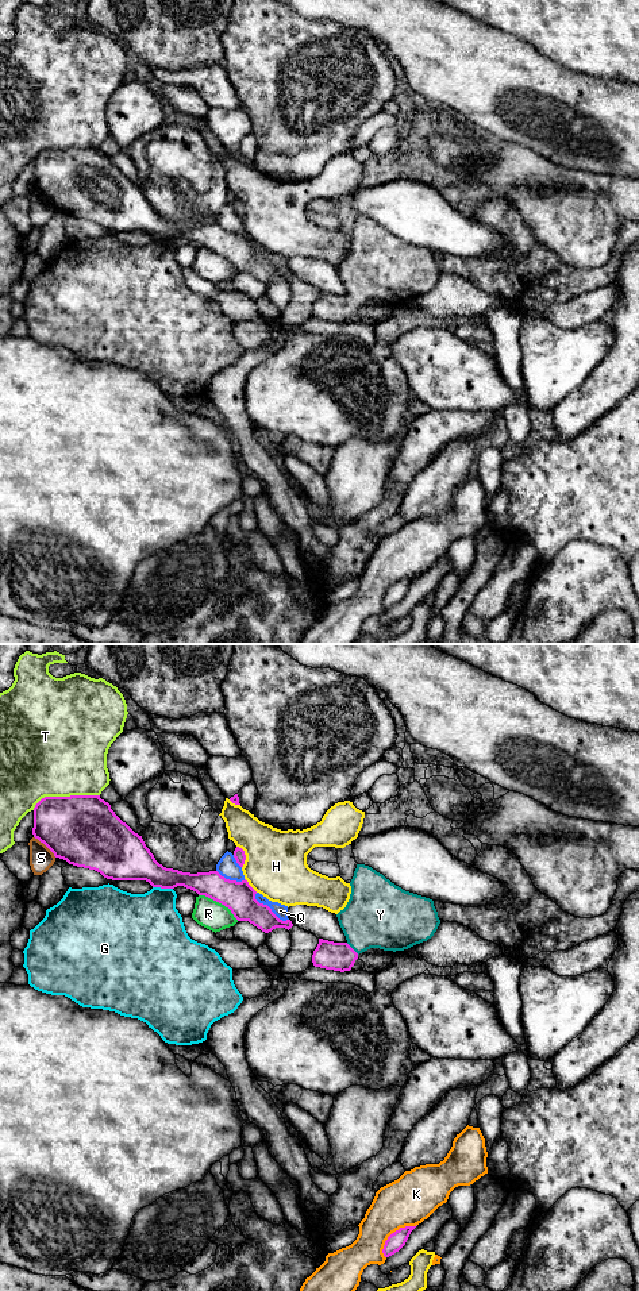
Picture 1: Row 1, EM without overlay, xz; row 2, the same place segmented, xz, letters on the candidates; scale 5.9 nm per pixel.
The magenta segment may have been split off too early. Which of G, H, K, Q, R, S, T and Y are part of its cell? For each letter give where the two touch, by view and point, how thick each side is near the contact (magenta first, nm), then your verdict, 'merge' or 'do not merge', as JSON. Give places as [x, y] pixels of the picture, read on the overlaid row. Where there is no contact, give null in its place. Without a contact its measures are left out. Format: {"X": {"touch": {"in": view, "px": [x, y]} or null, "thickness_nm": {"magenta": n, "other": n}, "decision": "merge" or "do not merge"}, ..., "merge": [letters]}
{"G": {"touch": {"in": "xz", "px": [162, 887]}, "thickness_nm": {"magenta": 240, "other": 400}, "decision": "do not merge"}, "H": {"touch": {"in": "xz", "px": [245, 856]}, "thickness_nm": {"magenta": 70, "other": 360}, "decision": "do not merge"}, "K": {"touch": {"in": "xz", "px": [395, 1232]}, "thickness_nm": {"magenta": 100, "other": 300}, "decision": "do not merge"}, "Q": {"touch": {"in": "xz", "px": [270, 909]}, "thickness_nm": {"magenta": 190, "other": 80}, "decision": "do not merge"}, "R": {"touch": {"in": "xz", "px": [219, 902]}, "thickness_nm": {"magenta": 190, "other": 170}, "decision": "do not merge"}, "S": {"touch": {"in": "xz", "px": [45, 844]}, "thickness_nm": {"magenta": 420, "other": 140}, "decision": "do not merge"}, "T": {"touch": {"in": "xz", "px": [65, 797]}, "thickness_nm": {"magenta": 420, "other": 500}, "decision": "do not merge"}, "Y": {"touch": {"in": "xz", "px": [351, 948]}, "thickness_nm": {"magenta": 180, "other": 380}, "decision": "merge"}, "merge": ["Y"]}

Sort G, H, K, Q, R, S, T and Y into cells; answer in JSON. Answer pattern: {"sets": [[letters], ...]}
{"sets": [["G"], ["H"], ["K"], ["Q"], ["R"], ["S"], ["T"], ["Y"]]}

